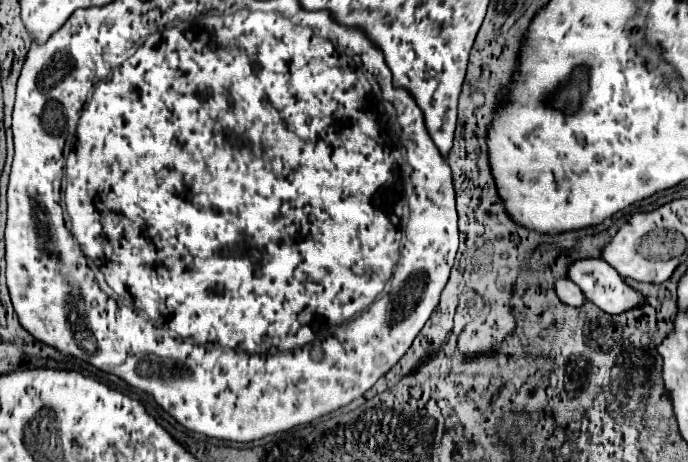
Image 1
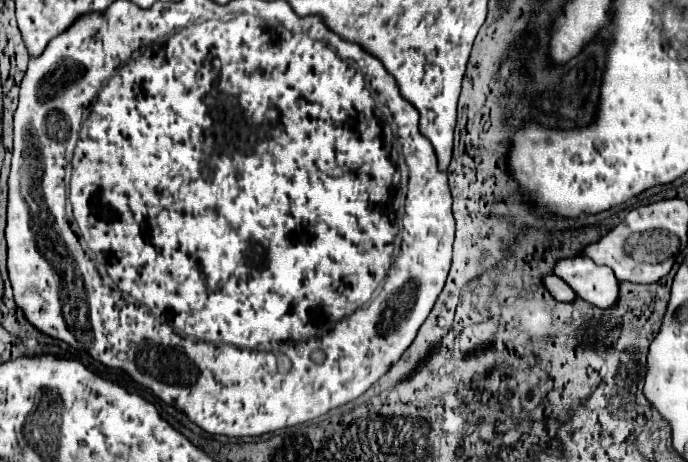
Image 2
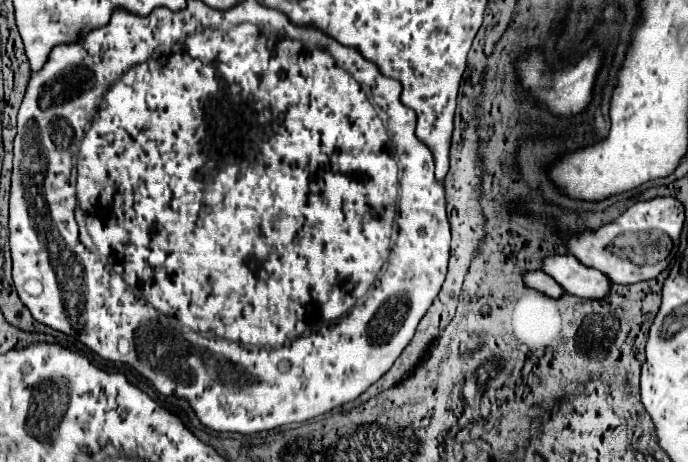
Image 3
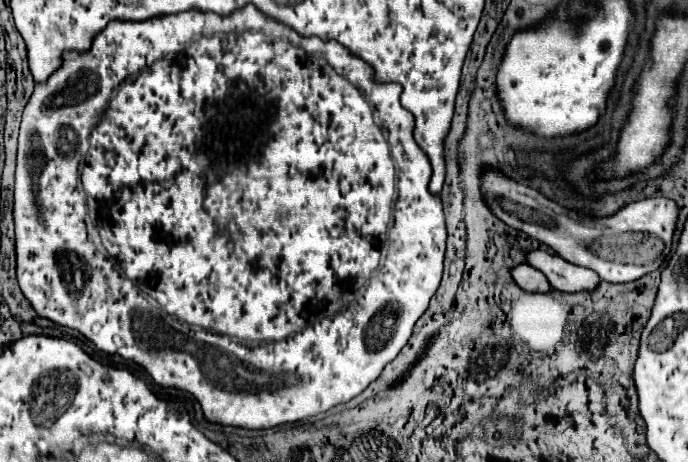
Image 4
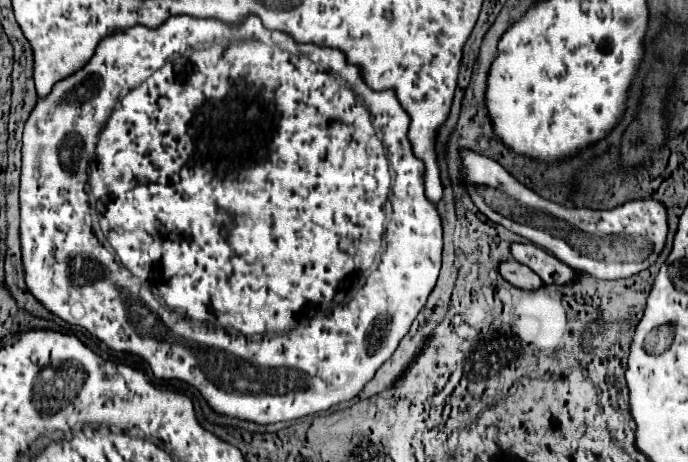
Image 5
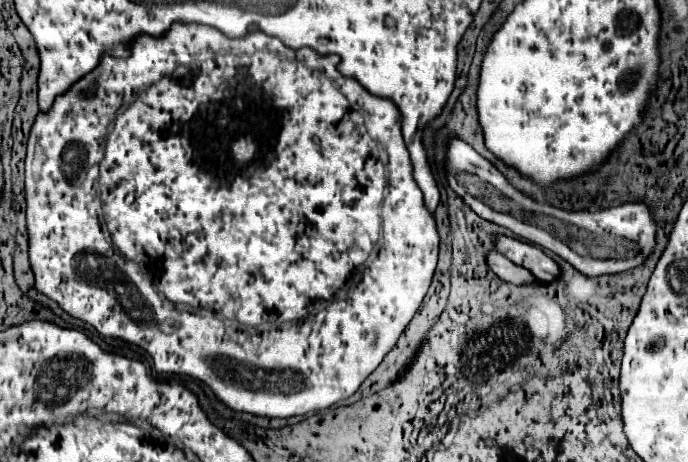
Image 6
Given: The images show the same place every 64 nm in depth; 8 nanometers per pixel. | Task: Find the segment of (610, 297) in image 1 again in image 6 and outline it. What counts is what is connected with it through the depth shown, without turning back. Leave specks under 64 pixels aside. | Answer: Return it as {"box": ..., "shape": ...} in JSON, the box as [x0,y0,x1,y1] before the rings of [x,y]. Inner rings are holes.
{"box":[496,234,560,282],"shape":[[[502,234],[496,236],[496,252],[512,260],[514,264],[528,268],[540,282],[552,282],[560,274],[558,264],[550,256],[546,256],[540,248],[520,238],[510,238]]]}

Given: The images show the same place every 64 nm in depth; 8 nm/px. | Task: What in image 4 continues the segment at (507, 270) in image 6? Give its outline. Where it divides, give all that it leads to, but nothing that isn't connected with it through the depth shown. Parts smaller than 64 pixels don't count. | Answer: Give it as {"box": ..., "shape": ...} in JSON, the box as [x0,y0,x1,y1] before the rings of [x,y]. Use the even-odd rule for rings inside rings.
{"box":[512,264,550,292],"shape":[[[528,264],[514,266],[512,268],[512,280],[516,280],[516,284],[522,290],[528,290],[528,292],[546,292],[546,290],[550,290],[550,284],[544,278],[544,274],[542,272],[536,272]]]}

